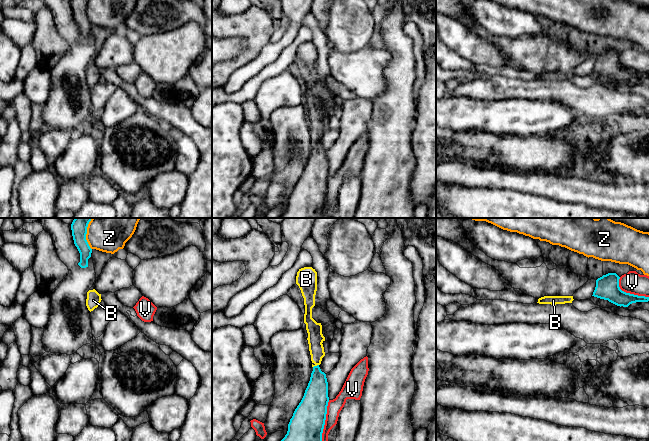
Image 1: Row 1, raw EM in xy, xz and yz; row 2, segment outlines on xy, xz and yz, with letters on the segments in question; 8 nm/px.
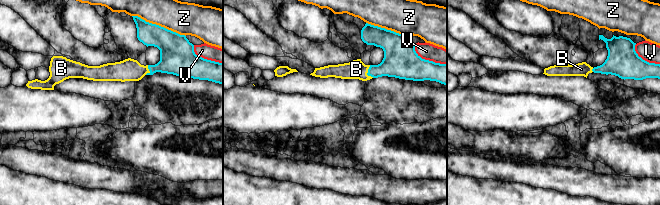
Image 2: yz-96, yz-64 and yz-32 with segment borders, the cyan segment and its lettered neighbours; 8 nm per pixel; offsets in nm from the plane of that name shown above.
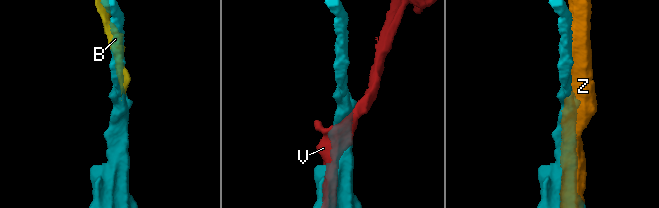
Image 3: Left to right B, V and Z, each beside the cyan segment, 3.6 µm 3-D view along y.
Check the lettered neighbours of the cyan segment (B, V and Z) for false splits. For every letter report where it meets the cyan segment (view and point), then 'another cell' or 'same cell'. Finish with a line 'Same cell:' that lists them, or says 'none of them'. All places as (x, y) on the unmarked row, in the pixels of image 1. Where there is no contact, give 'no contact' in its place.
B: contact xz (315, 142); same cell
V: contact xz (324, 197); another cell
Z: contact xy (85, 13); another cell
Same cell: B

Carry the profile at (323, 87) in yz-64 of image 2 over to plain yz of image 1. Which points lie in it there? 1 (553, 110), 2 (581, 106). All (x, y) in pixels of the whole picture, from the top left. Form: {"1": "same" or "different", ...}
{"1": "different", "2": "same"}

